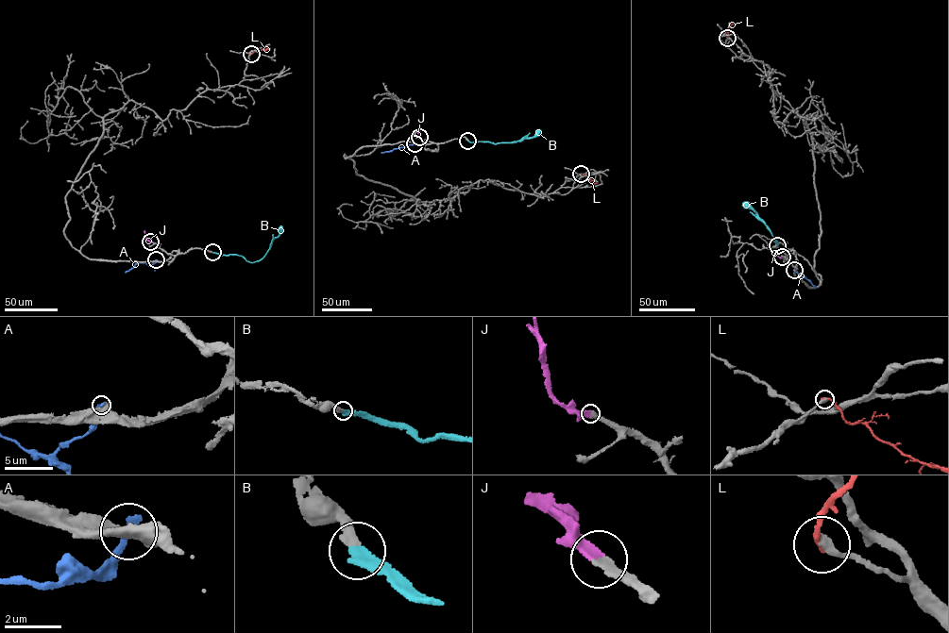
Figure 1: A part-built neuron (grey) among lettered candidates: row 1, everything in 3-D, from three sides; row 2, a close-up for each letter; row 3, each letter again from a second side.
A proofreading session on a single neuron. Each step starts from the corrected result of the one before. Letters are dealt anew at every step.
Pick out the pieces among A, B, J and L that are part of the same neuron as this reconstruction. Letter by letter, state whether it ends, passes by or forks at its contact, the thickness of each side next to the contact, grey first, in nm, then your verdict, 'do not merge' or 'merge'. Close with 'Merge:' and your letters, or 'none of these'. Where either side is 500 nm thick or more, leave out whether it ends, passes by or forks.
A: it ends there; 360 nm thick on the grey side, 280 nm on the other; do not merge
B: it ends there; 300 nm thick on the grey side, 320 nm on the other; merge
J: it ends there; 260 nm thick on the grey side, 320 nm on the other; merge
L: it ends there; 360 nm thick on the grey side, 200 nm on the other; do not merge
Merge: B, J

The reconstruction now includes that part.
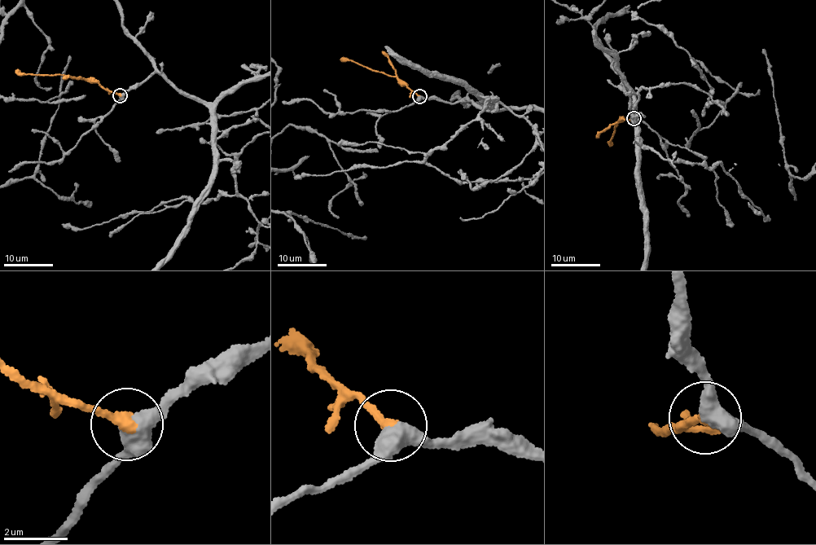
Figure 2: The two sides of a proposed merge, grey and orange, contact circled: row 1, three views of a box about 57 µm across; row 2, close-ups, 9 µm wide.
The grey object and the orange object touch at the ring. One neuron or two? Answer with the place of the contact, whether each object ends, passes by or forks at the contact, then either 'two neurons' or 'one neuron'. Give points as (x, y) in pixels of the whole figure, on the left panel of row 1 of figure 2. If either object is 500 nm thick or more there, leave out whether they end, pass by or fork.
at (120, 95); one neuron

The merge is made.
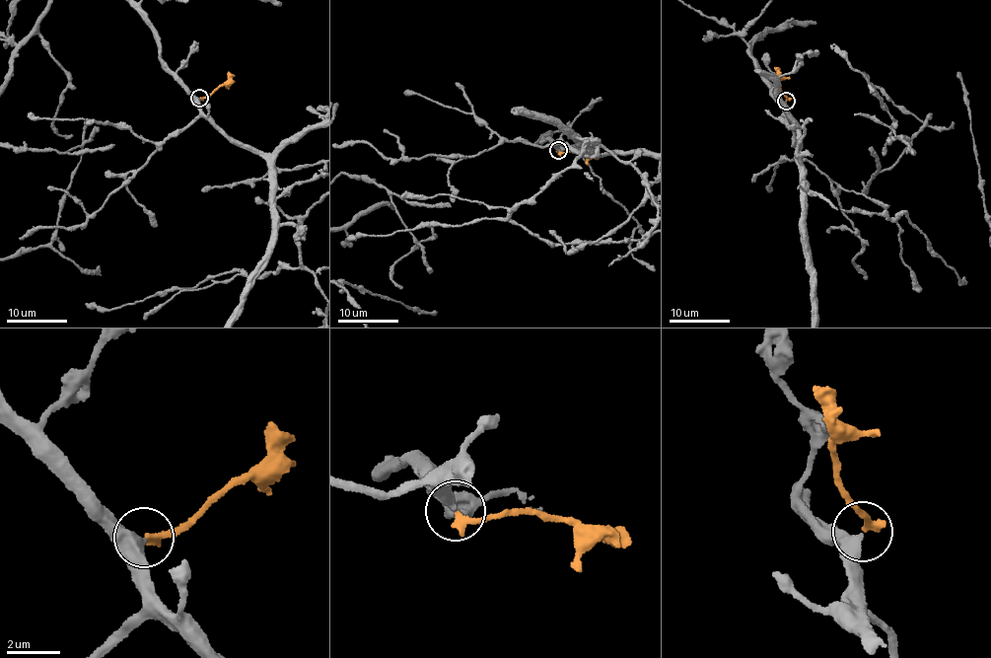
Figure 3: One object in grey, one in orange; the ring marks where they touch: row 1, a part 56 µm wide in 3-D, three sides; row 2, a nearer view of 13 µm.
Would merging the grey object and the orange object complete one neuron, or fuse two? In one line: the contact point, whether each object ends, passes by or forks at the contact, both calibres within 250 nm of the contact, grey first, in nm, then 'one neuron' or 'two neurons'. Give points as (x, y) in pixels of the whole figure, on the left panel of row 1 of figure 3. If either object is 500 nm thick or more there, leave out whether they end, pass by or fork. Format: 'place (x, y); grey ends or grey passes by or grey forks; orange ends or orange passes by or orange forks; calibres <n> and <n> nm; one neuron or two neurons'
place (199, 98); grey passes by; orange ends; calibres 360 and 320 nm; one neuron

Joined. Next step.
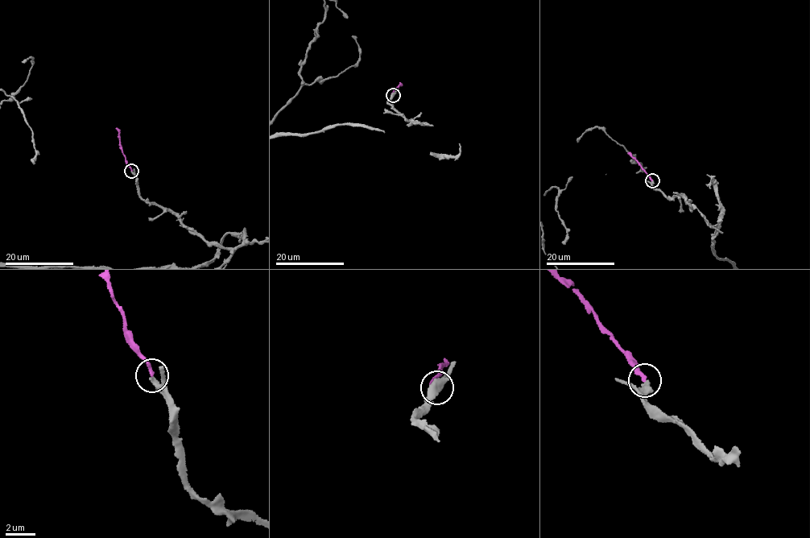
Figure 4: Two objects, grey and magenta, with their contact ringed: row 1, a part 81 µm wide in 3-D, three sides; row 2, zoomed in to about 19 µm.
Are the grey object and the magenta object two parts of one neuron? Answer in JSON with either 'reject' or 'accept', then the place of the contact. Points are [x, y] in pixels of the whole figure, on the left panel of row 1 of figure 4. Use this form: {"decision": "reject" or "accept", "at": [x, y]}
{"decision": "accept", "at": [131, 171]}

